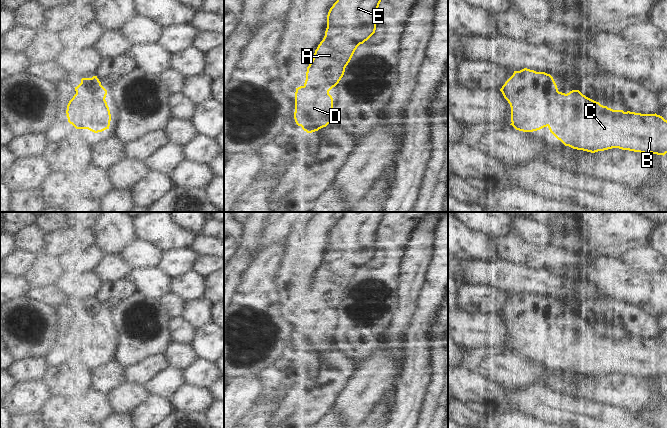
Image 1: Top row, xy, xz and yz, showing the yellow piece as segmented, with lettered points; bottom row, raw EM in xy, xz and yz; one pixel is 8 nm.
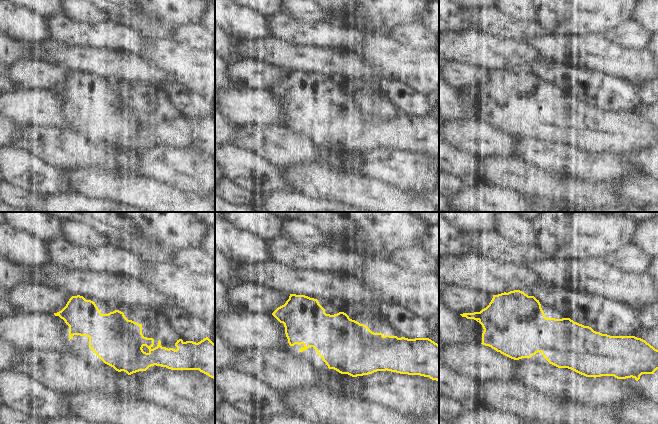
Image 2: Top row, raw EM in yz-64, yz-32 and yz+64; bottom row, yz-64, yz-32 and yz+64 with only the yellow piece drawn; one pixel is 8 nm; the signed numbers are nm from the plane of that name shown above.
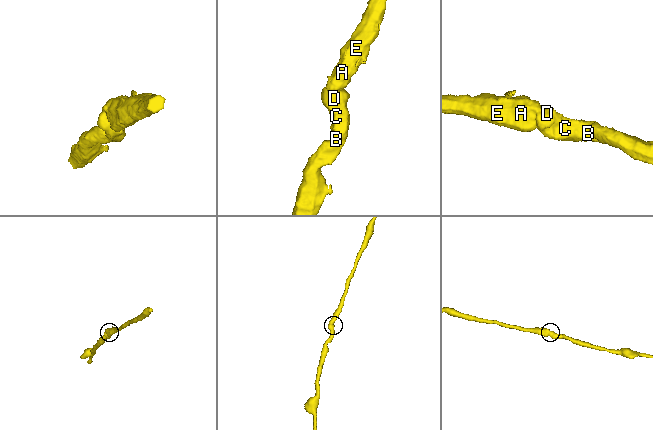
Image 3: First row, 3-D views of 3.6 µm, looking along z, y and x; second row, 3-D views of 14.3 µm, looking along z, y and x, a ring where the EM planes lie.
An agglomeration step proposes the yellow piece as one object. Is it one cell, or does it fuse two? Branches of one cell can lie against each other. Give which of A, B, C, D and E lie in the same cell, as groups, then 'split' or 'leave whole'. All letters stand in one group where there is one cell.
A B C D E; leave whole

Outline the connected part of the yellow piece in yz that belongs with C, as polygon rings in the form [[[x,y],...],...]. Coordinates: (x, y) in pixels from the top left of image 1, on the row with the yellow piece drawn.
[[[527,68],[514,71],[513,75],[505,82],[500,91],[510,104],[512,122],[510,125],[516,130],[533,132],[548,127],[550,132],[565,146],[591,153],[612,148],[663,156],[667,153],[667,120],[656,113],[641,114],[613,110],[586,97],[579,90],[572,90],[567,94],[559,92],[550,74],[536,72]]]

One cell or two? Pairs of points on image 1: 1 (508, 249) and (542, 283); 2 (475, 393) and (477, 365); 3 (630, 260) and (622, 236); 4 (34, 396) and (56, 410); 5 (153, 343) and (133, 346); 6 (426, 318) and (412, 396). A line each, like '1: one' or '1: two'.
1: two
2: two
3: two
4: two
5: one
6: one

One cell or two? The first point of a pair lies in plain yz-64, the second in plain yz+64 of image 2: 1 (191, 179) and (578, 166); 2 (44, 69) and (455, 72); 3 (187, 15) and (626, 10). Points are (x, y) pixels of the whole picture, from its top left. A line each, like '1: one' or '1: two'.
1: one
2: one
3: one

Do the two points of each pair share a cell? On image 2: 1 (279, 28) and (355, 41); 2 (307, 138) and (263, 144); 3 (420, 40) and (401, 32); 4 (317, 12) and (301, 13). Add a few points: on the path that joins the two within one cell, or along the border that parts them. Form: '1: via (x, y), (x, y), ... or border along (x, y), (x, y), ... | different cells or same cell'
1: via (298, 33), (336, 36) | same cell
2: via (296, 144), (274, 144) | same cell
3: via (415, 35), (406, 35) | same cell
4: via (313, 12), (305, 12) | same cell

